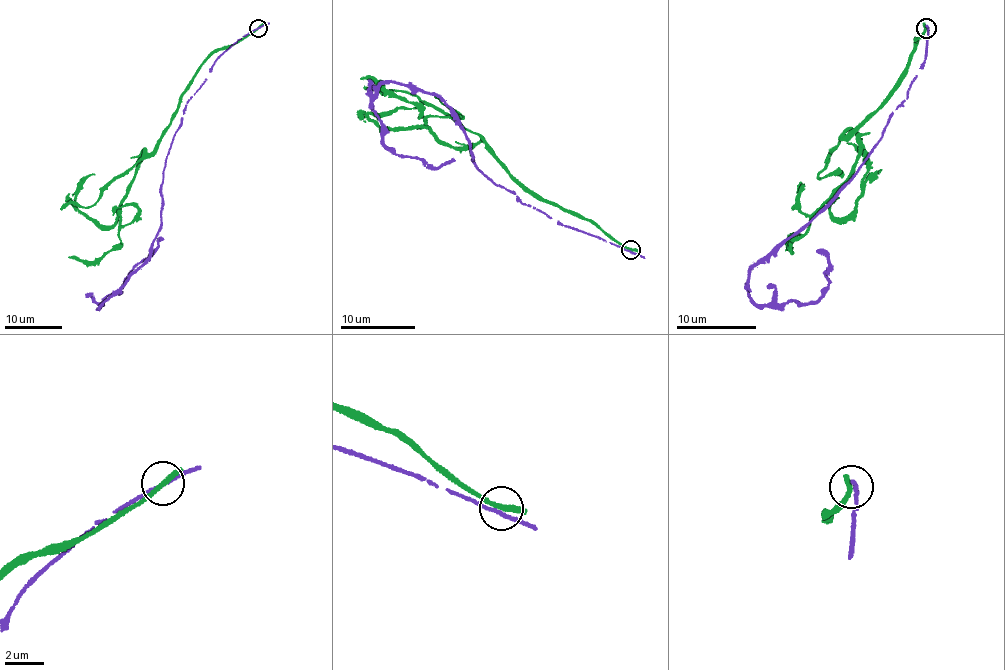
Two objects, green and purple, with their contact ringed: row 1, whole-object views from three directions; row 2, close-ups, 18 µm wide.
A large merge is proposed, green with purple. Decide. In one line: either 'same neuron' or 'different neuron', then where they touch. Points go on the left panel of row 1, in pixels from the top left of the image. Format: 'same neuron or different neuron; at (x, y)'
different neuron; at (258, 28)

